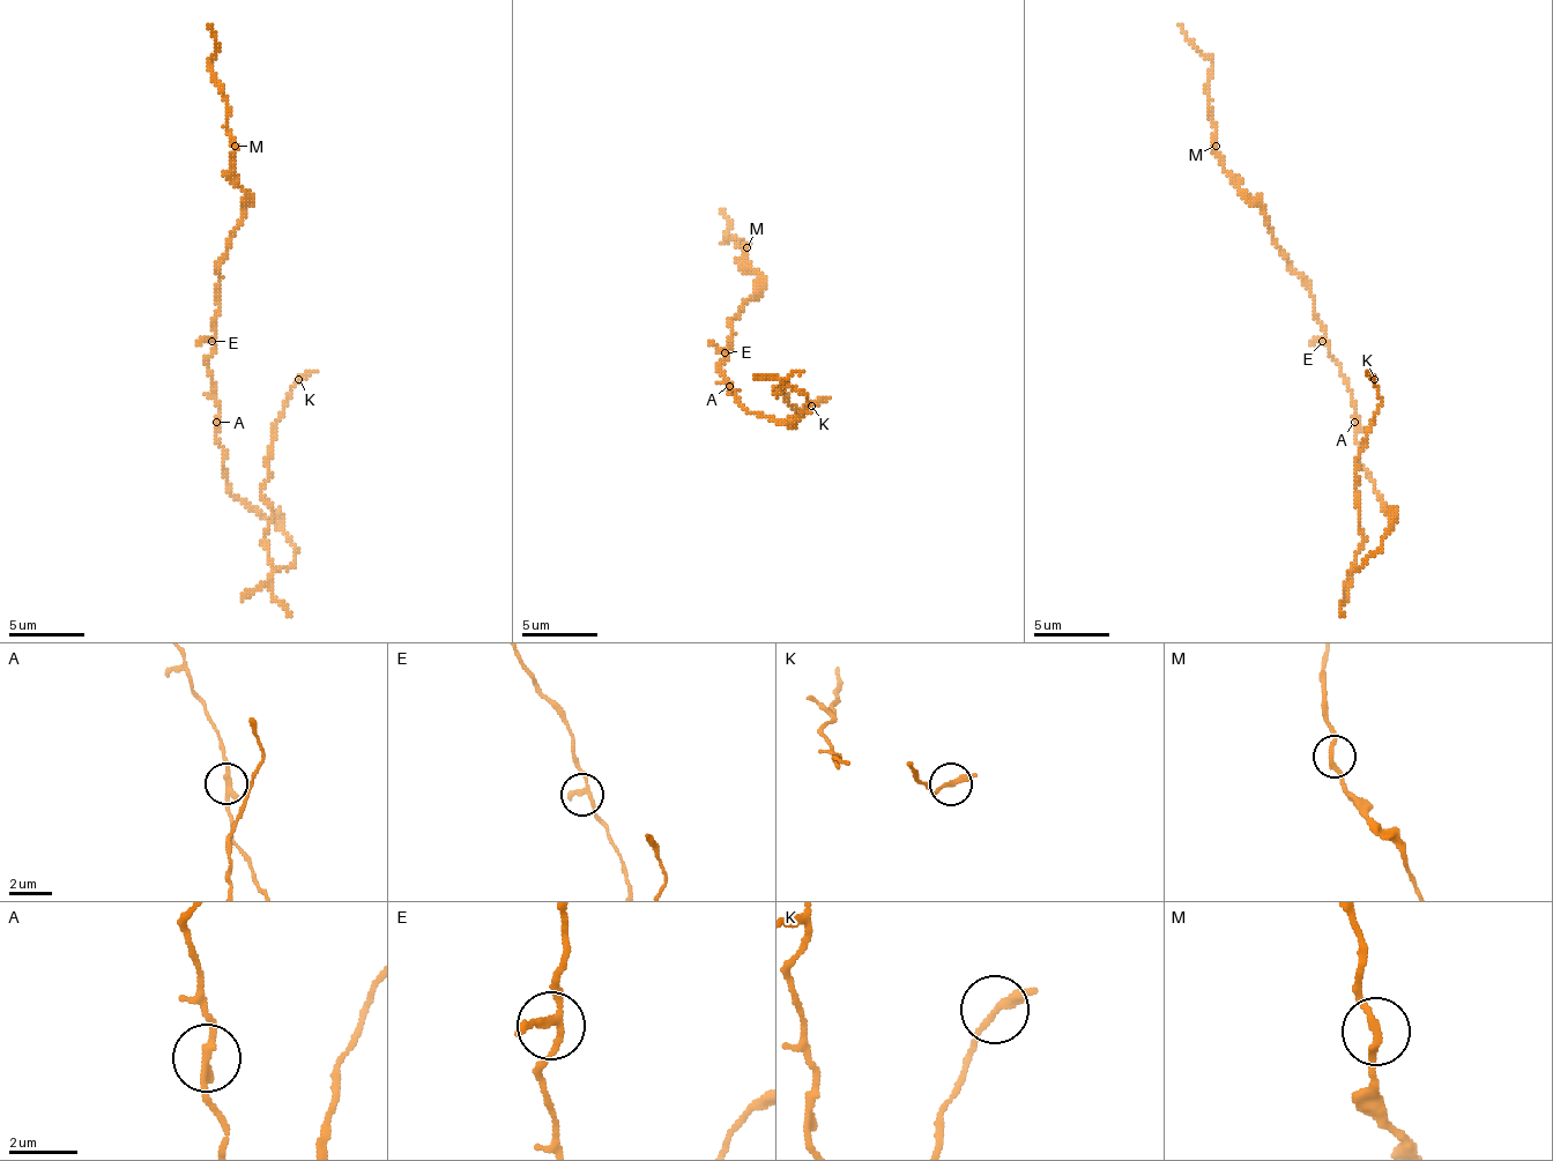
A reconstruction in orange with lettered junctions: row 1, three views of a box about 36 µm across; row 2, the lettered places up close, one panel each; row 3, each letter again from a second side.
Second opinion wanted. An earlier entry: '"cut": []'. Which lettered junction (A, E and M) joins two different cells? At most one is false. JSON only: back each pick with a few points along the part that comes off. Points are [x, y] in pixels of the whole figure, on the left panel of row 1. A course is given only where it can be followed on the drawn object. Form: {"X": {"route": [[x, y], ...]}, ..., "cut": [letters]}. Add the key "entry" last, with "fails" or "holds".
{"A": {"route": [[215, 421], [230, 492], [295, 549], [287, 567], [268, 556], [272, 503], [261, 484], [287, 397], [317, 371]]}, "cut": ["A"], "entry": "fails"}

